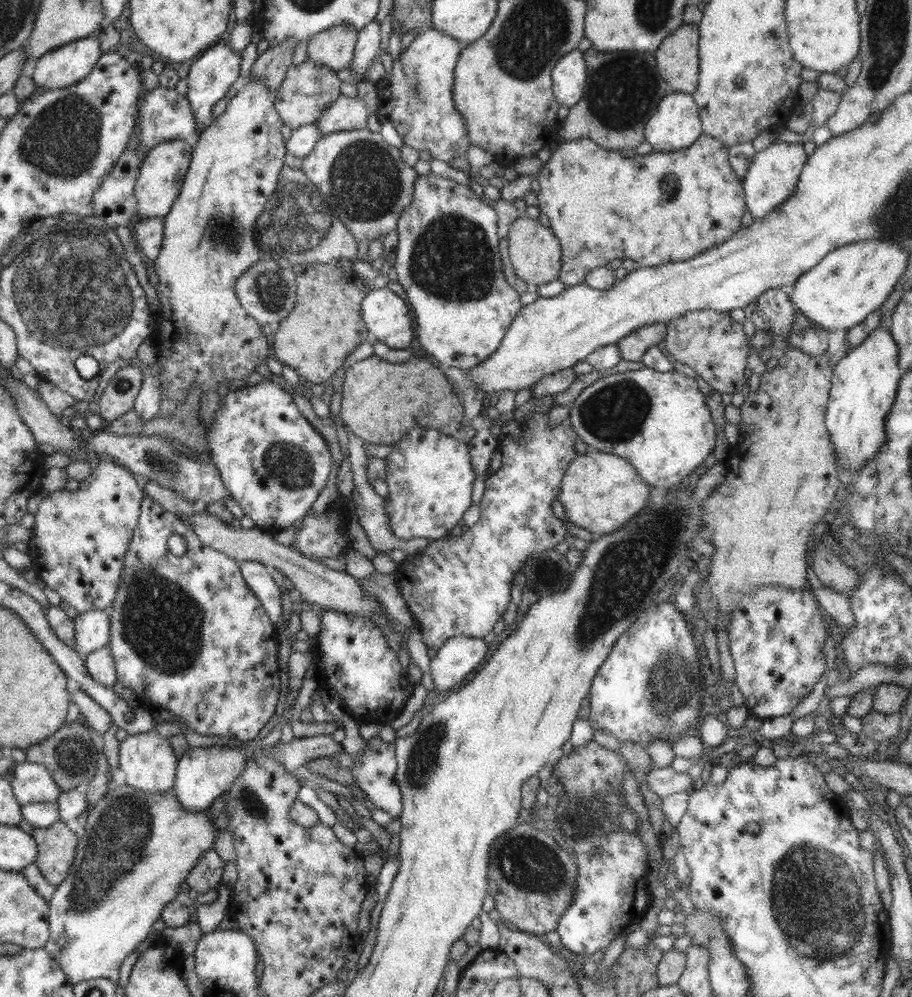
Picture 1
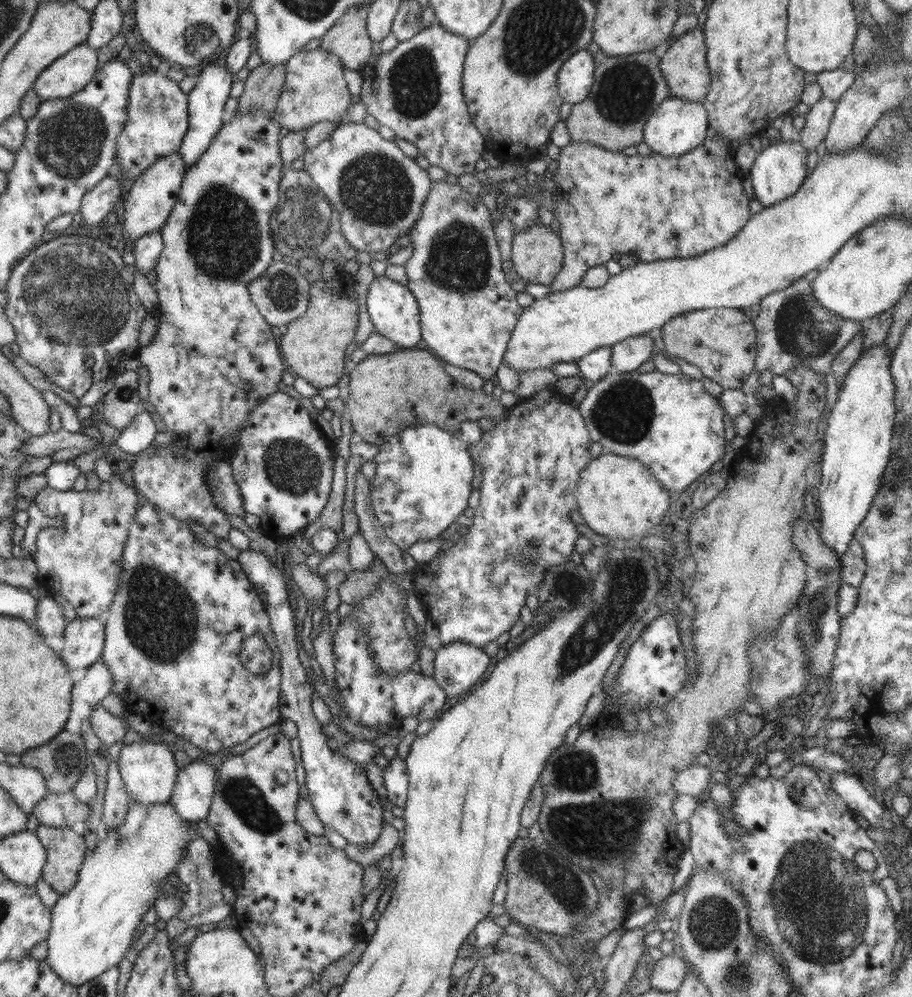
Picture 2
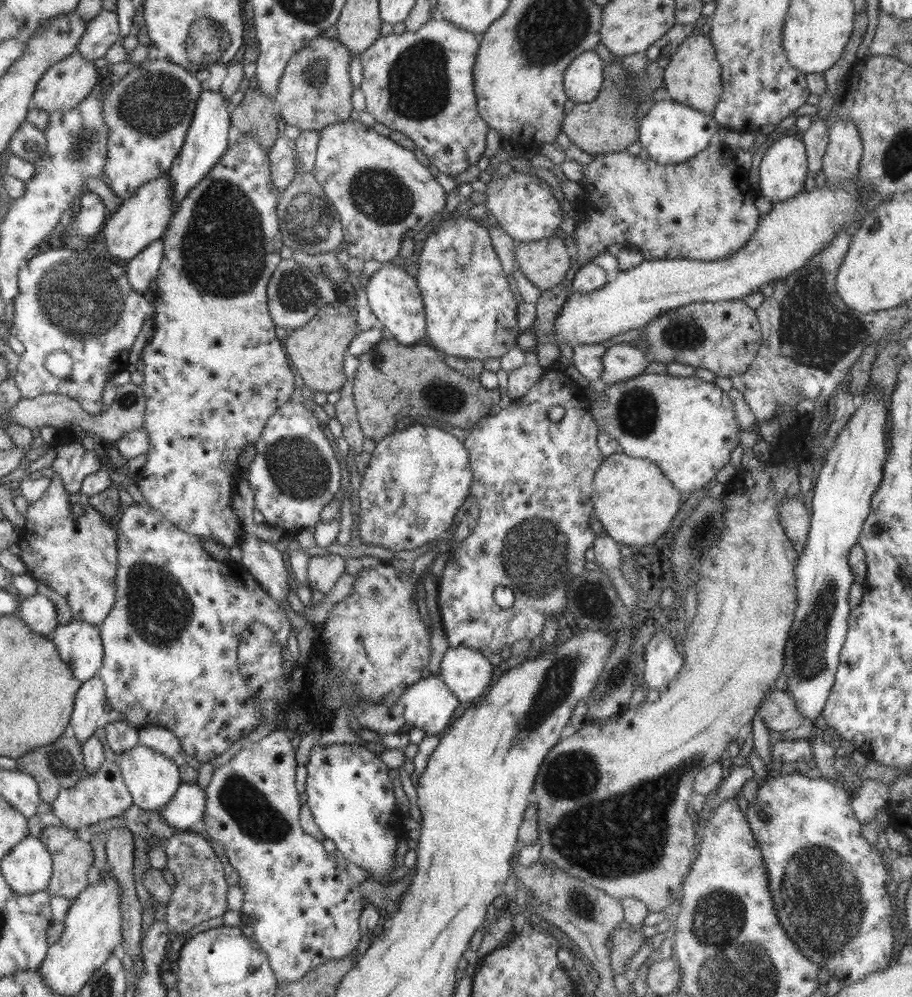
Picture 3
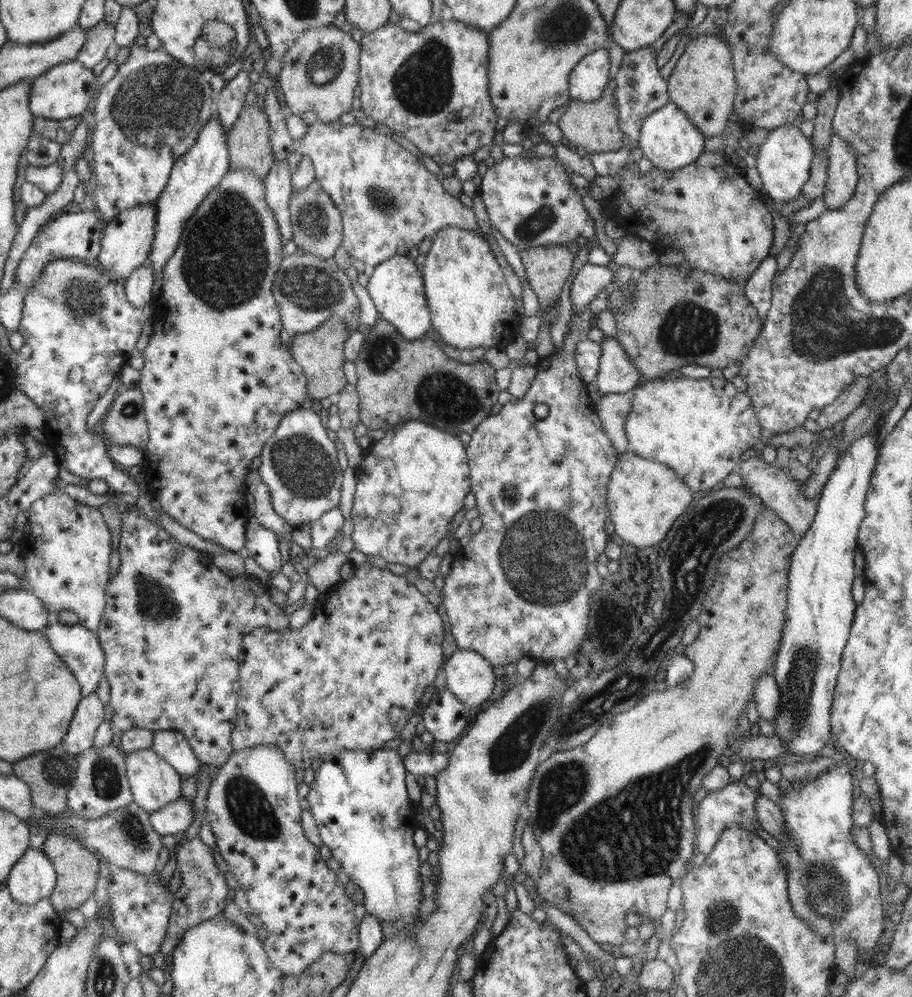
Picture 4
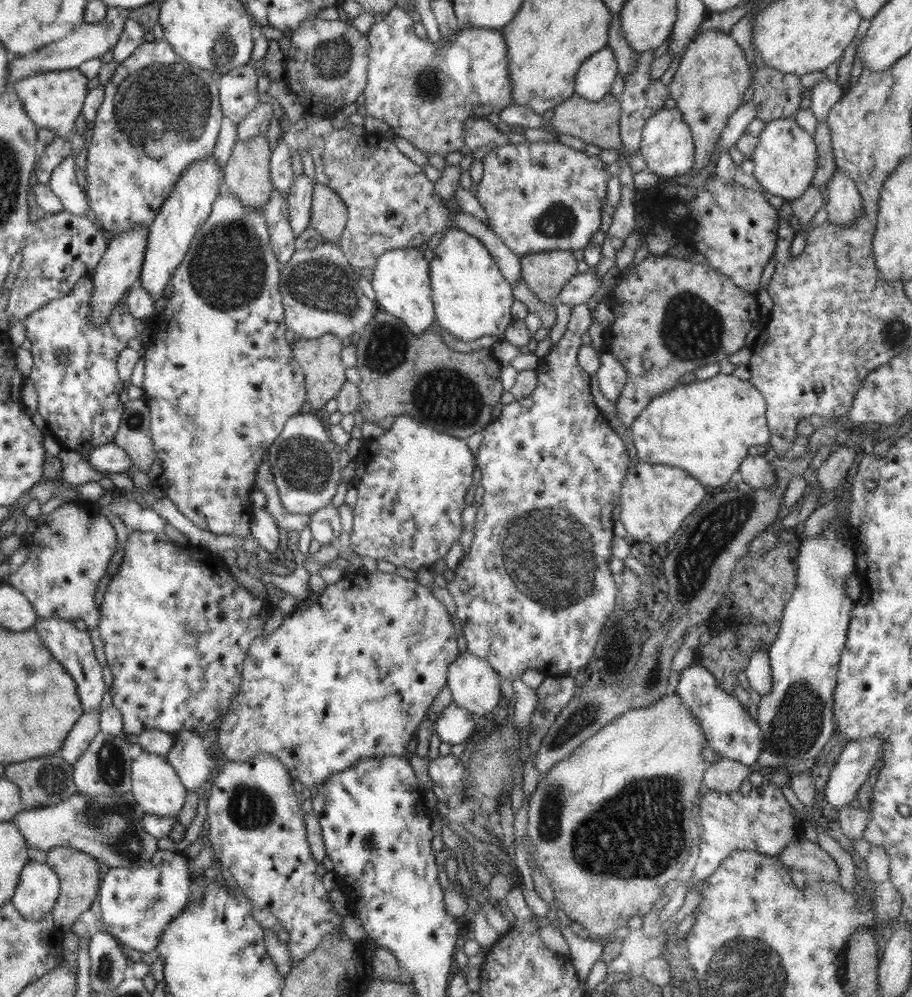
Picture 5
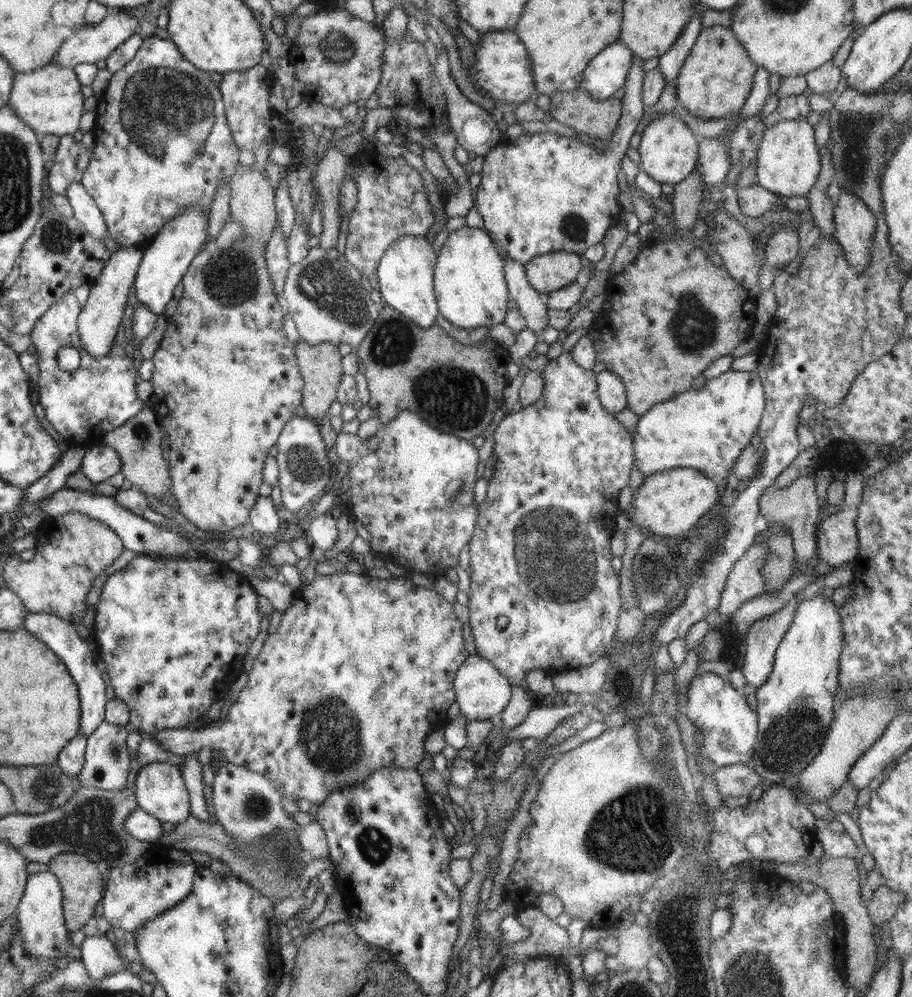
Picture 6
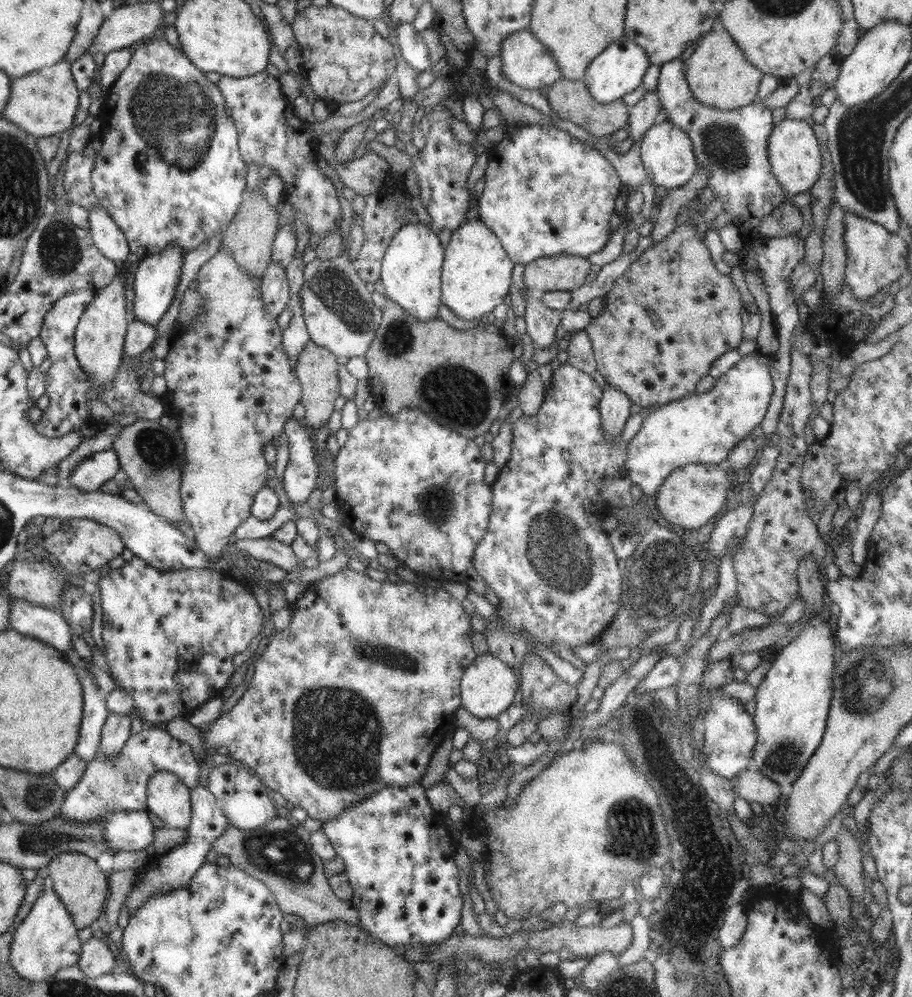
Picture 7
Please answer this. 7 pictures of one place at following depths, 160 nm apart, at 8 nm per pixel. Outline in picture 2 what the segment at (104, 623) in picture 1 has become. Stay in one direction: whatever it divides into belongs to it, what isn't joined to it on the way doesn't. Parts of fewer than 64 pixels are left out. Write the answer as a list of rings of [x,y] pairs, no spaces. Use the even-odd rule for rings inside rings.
[[[77,616],[65,623],[64,649],[59,656],[69,669],[88,669],[103,654],[105,626],[97,617]]]

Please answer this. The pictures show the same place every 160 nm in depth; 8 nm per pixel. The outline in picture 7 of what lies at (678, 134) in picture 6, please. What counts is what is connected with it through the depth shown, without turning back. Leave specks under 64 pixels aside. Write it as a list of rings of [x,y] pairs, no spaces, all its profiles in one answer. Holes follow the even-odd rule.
[[[660,119],[645,132],[641,143],[640,156],[649,180],[652,181],[656,187],[662,186],[665,188],[667,192],[688,184],[688,181],[692,180],[692,176],[695,176],[695,172],[699,167],[690,137],[672,121],[664,119]]]

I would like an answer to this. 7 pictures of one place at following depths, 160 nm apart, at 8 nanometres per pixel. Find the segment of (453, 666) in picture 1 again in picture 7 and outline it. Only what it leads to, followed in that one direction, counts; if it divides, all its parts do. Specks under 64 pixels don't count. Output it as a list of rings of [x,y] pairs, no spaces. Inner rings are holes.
[[[487,652],[484,655],[478,655],[462,676],[461,708],[478,718],[497,719],[498,714],[502,714],[511,706],[517,690],[519,690],[518,673]]]

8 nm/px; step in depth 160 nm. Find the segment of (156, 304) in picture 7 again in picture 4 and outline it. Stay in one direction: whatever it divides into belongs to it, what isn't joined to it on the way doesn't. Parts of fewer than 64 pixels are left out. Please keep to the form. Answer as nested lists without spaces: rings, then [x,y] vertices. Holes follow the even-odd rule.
[[[212,115],[198,133],[194,146],[175,160],[170,173],[170,180],[168,180],[166,188],[164,188],[154,204],[156,210],[155,235],[150,255],[148,255],[148,262],[151,263],[152,268],[155,270],[157,281],[166,262],[174,256],[174,252],[176,252],[176,248],[180,244],[182,231],[186,228],[188,218],[194,216],[198,206],[220,184],[220,181],[226,176],[230,168],[225,132],[218,117]]]

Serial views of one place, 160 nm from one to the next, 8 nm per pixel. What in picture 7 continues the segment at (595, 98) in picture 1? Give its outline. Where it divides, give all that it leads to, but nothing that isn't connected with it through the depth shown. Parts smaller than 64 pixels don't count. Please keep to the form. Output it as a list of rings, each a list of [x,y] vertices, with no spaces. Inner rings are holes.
[[[583,79],[555,80],[548,88],[545,94],[549,106],[560,118],[570,120],[580,128],[586,129],[590,134],[596,137],[609,137],[620,128],[626,128],[629,122],[630,107],[623,103],[621,99],[609,103],[599,103],[593,99],[589,93],[588,87],[584,84]]]

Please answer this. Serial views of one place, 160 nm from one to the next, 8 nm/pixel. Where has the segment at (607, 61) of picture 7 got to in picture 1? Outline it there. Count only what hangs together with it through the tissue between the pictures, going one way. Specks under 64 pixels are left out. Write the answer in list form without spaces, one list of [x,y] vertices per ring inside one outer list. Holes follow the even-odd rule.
[[[580,49],[567,52],[552,69],[554,98],[560,105],[574,106],[586,92],[586,63]]]

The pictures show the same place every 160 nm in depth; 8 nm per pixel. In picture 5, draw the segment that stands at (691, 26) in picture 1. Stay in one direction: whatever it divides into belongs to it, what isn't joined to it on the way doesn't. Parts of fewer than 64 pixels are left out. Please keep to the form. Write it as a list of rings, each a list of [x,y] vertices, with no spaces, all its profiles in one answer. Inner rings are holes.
[[[720,29],[702,31],[689,42],[683,52],[678,70],[669,87],[671,96],[689,126],[695,144],[695,161],[690,172],[695,176],[708,166],[716,151],[716,144],[722,129],[726,126],[733,112],[742,104],[744,92],[751,85],[752,64],[746,61],[744,50],[740,48],[730,33]]]

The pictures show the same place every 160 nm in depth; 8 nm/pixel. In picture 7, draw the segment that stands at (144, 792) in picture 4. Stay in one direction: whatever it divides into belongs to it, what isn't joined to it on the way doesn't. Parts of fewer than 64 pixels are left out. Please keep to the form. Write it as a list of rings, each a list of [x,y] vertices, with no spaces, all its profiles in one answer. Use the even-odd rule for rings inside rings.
[[[158,771],[149,778],[147,787],[147,810],[163,820],[166,827],[186,829],[191,823],[191,795],[190,789],[182,782],[182,779],[173,772]]]

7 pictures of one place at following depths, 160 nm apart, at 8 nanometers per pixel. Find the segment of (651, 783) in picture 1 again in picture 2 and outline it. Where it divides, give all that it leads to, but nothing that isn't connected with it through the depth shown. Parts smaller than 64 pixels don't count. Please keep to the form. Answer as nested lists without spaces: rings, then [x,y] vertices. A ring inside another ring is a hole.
[[[705,763],[692,764],[685,771],[676,773],[671,784],[676,794],[686,794],[702,799],[708,795],[711,786],[711,768]]]

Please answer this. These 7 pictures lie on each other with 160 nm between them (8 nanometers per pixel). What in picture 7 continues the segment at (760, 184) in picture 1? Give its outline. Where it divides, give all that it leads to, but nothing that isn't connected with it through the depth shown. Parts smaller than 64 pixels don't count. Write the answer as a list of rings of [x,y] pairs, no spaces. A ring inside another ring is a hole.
[[[784,119],[775,124],[770,133],[767,155],[772,174],[789,197],[810,191],[820,177],[823,164],[817,131],[814,125],[806,121]]]

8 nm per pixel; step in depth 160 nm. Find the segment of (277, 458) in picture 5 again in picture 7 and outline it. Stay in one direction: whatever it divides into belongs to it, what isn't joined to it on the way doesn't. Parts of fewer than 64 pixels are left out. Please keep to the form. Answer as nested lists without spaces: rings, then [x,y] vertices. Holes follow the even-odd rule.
[[[292,417],[285,422],[283,431],[288,438],[290,454],[290,461],[283,475],[284,492],[292,505],[304,507],[310,493],[317,486],[320,465],[314,461],[314,445],[306,433],[305,426]]]

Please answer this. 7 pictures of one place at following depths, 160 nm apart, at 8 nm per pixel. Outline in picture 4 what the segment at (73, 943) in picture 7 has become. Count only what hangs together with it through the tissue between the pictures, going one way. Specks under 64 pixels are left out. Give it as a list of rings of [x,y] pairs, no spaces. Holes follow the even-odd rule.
[[[28,847],[22,856],[19,856],[18,862],[10,869],[6,879],[6,888],[10,896],[20,904],[36,904],[38,900],[49,897],[57,881],[57,872],[52,862],[46,856],[46,853],[40,849]]]

